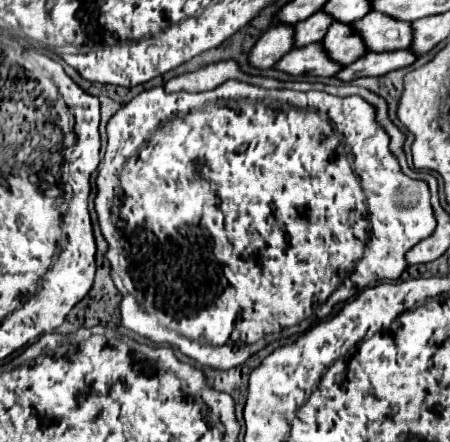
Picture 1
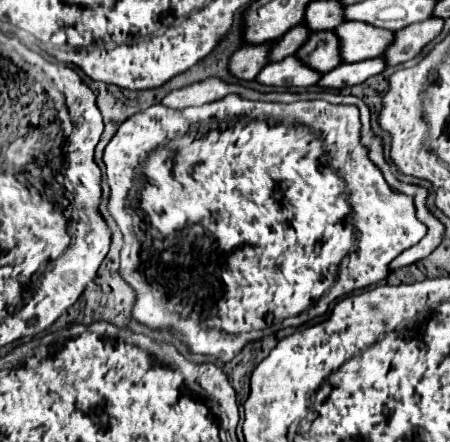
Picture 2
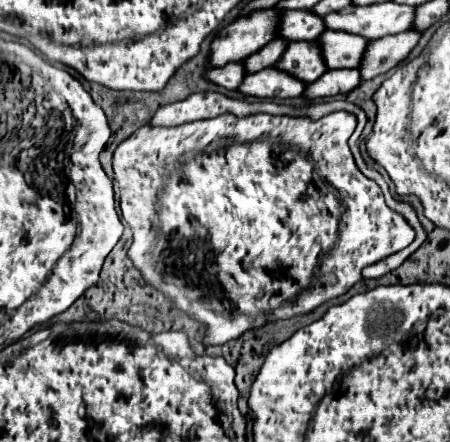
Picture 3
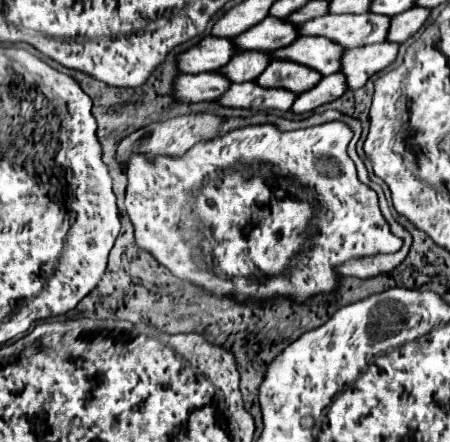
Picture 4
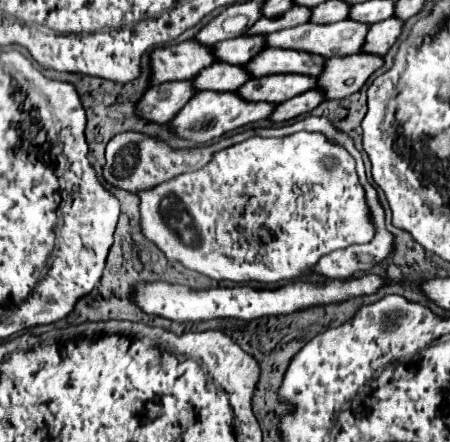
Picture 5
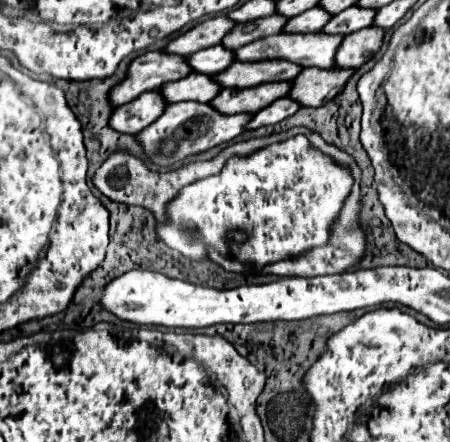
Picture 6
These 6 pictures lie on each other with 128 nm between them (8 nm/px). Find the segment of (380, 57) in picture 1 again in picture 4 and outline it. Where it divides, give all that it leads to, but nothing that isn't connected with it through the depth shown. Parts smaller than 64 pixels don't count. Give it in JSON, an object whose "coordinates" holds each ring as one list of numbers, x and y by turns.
{"coordinates":[[336,72,332,76,324,76,320,80,320,84,316,84,312,90,308,90,296,98,296,102,292,104,292,110,296,114,312,112,322,104,340,98,346,90,348,90,348,84,346,84,346,76,342,72]]}

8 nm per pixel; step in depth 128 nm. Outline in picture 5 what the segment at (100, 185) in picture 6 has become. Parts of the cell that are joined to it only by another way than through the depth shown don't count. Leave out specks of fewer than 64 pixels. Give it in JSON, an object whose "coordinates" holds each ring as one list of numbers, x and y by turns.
{"coordinates":[[292,124,282,126,282,128,274,128,274,126,272,128,254,128,254,130,250,128,250,130,244,130,244,132,236,134,236,136,222,138,216,144,208,144,208,146,200,146,200,148,188,148,188,150,172,148,166,140,156,138,156,136,148,136,148,134,142,134,142,132,120,132,106,146,104,180,110,182,112,186,118,186,118,188,124,188,124,190,130,190,130,192,152,188,152,186,160,184,160,182,166,182,166,180,174,178,176,174,202,168,216,150,238,144,238,142,242,142,248,136,254,136,254,134,258,134,258,136,286,136,286,134,294,134,294,128,292,128]]}

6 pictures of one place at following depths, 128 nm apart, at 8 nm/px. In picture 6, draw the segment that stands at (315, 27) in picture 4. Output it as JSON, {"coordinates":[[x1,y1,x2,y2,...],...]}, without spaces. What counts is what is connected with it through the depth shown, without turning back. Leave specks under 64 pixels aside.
{"coordinates":[[280,32,280,34,272,34,260,40,254,40,242,48,236,50,236,60,240,62,256,62,256,60,290,60,296,62,304,68,310,66,318,66,318,68,330,68,334,66,334,56,336,56,336,48,340,48,340,40,344,40,346,34,326,34,326,32,306,32,306,34,288,34,288,32]]}

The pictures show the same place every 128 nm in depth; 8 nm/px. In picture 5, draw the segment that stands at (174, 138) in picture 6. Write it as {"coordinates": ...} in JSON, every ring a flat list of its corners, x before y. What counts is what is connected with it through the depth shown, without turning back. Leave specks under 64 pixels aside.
{"coordinates":[[236,90,232,92,198,92,182,110,178,116,172,118,172,128,184,138,194,140,196,144,206,144,212,138,218,138,234,128,258,122,262,118,268,118,278,104,250,104,248,100,240,100,236,96]]}

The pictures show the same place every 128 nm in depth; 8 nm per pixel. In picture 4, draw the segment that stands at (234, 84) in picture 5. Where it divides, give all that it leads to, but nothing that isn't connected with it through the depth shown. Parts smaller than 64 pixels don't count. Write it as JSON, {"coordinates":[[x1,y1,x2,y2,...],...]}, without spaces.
{"coordinates":[[240,52,234,54,232,60,220,68,222,74,226,74,232,82,248,82,256,80,264,72,264,68,270,64,272,52]]}

